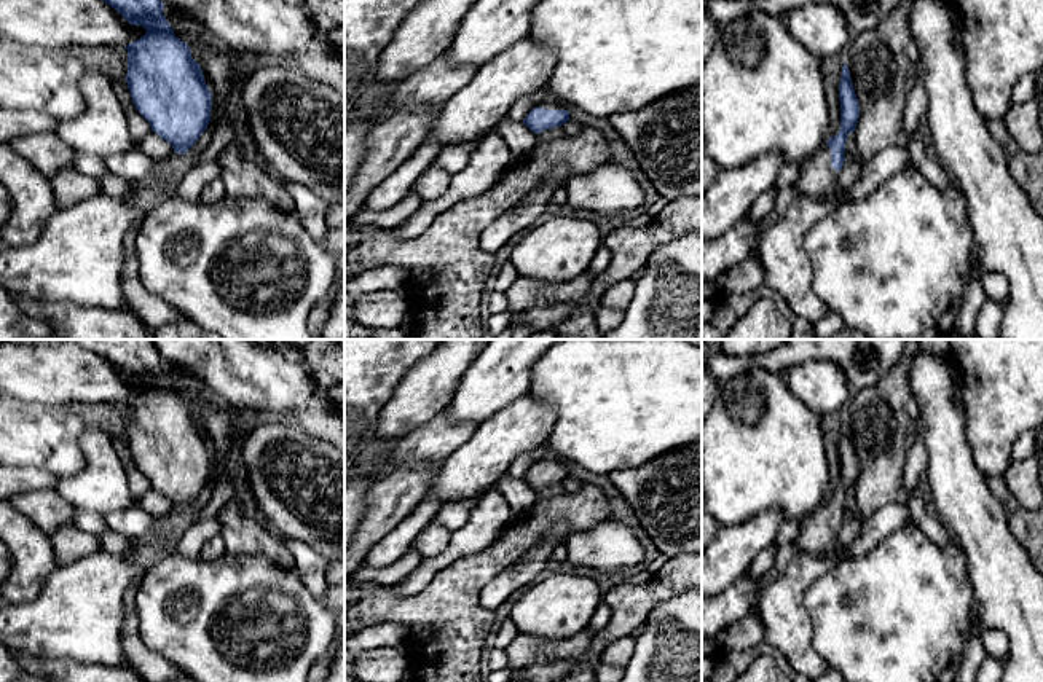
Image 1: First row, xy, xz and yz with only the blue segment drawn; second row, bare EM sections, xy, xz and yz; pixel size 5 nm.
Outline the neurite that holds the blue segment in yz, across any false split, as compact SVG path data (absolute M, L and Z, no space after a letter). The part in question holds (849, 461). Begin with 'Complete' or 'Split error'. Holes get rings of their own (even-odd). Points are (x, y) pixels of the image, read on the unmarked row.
Split error. M844 419L839 441L840 488L807 516L799 535L793 542L801 553L831 555L837 545L837 532L845 518L845 499L855 489L860 475L860 461L853 446L848 422Z

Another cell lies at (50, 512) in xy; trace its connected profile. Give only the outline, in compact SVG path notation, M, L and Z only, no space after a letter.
M27 491L13 496L8 502L46 535L54 535L64 526L73 526L77 508L56 491Z

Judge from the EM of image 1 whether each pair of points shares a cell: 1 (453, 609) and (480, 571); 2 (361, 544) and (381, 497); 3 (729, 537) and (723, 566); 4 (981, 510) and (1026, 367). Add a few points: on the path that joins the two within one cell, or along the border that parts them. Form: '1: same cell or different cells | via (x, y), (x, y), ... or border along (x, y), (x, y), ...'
1: same cell | via (453, 599), (471, 580)
2: same cell | via (369, 533), (380, 518), (381, 509)
3: same cell | via (729, 544), (729, 555), (724, 560)
4: different cells | border along (965, 443), (972, 461), (986, 475)

